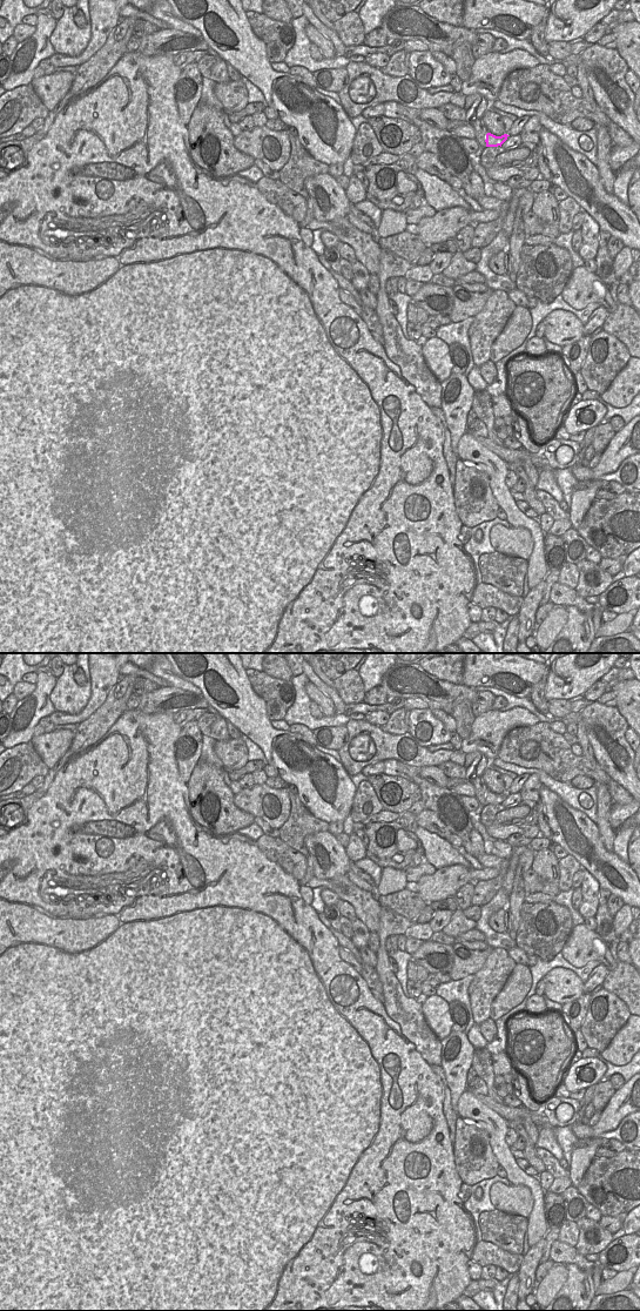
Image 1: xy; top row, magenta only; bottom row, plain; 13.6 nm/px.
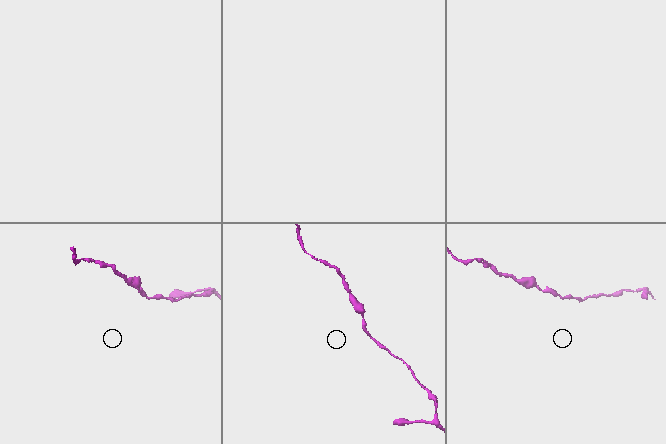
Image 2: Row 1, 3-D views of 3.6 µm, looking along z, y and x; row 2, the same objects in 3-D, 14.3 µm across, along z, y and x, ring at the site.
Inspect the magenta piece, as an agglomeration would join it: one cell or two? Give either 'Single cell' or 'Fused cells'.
Fused cells

